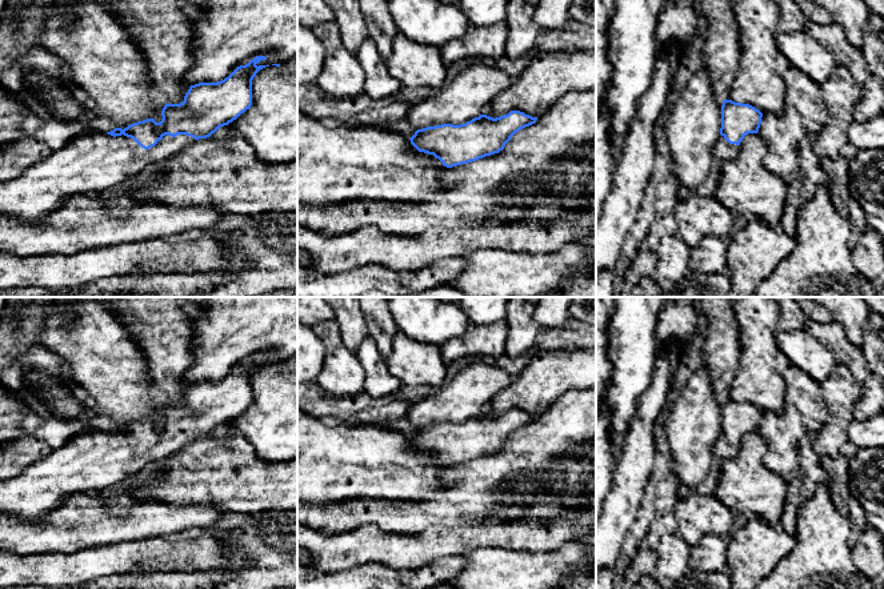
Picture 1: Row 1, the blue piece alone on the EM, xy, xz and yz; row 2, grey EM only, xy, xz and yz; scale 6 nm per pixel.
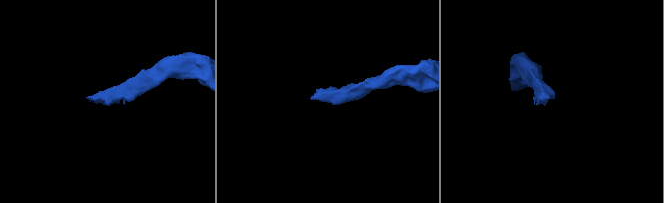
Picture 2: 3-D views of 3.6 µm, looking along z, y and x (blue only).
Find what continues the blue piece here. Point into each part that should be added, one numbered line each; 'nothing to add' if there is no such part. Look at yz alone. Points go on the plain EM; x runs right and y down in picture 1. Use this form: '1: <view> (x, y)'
1: yz (723, 449)

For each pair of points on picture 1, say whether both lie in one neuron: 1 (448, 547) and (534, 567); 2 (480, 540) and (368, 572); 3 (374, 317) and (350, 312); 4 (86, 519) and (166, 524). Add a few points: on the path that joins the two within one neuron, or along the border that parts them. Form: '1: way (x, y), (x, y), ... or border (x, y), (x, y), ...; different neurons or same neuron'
1: border (499, 547), (478, 547), (462, 555); different neurons
2: border (354, 567), (380, 563), (391, 568), (416, 571); different neurons
3: border (360, 311), (370, 333); different neurons
4: way (106, 525), (146, 524); same neuron

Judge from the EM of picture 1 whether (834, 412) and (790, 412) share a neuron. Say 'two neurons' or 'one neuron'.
two neurons

